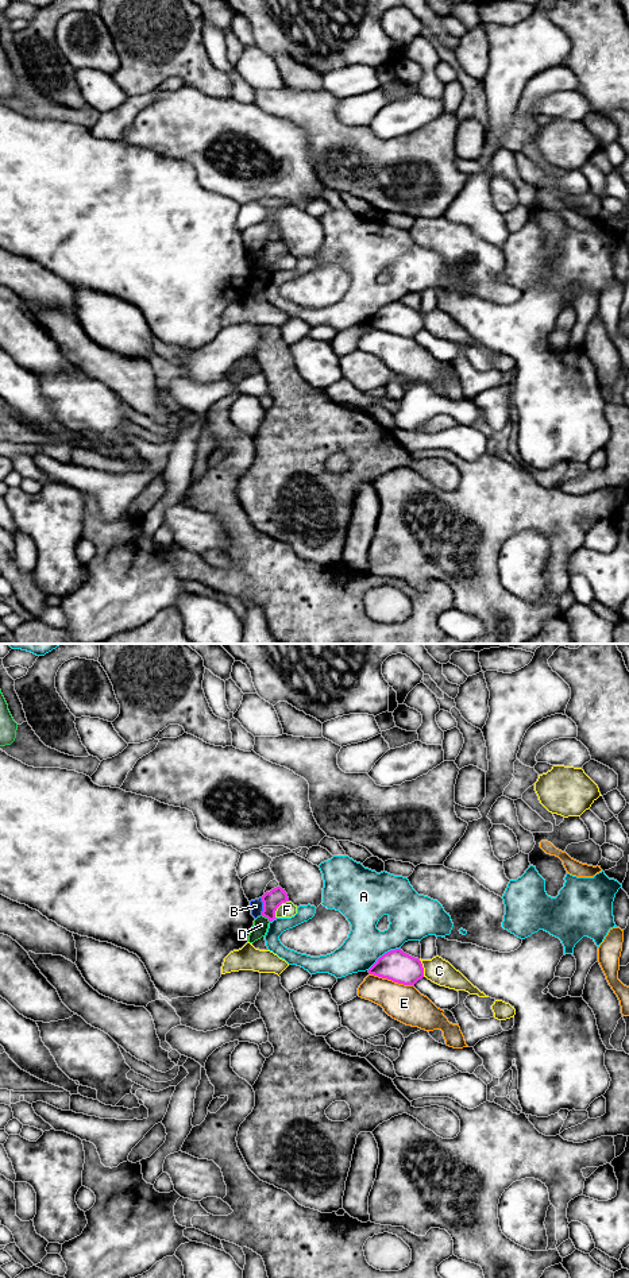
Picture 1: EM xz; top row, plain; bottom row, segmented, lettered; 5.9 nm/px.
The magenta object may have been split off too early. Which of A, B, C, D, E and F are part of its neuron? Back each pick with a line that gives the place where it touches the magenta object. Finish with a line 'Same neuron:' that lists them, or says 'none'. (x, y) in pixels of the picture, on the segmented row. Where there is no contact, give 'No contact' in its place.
Same neuron: none

